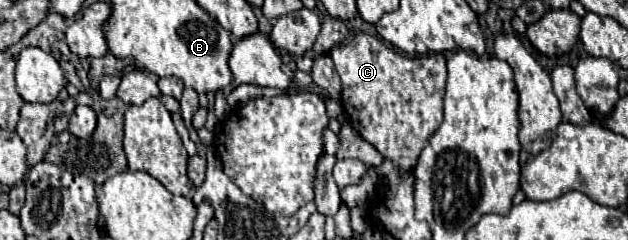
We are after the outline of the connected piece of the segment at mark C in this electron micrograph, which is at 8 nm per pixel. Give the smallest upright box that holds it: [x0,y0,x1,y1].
[331,33,447,171]

